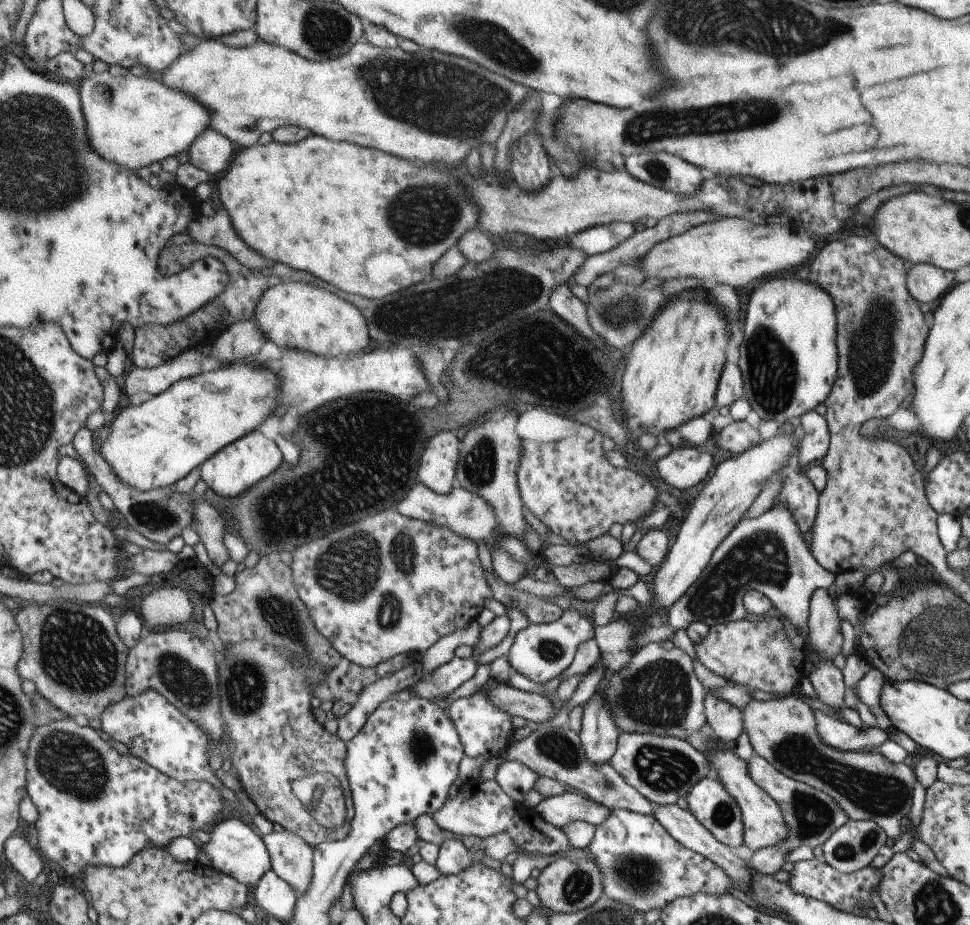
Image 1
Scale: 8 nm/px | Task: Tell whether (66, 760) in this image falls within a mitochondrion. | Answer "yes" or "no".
yes

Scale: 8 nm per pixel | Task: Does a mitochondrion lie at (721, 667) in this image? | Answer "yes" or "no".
no

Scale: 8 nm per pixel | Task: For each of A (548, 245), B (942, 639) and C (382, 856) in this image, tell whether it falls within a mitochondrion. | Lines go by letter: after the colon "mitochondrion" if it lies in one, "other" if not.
A: other
B: mitochondrion
C: other

